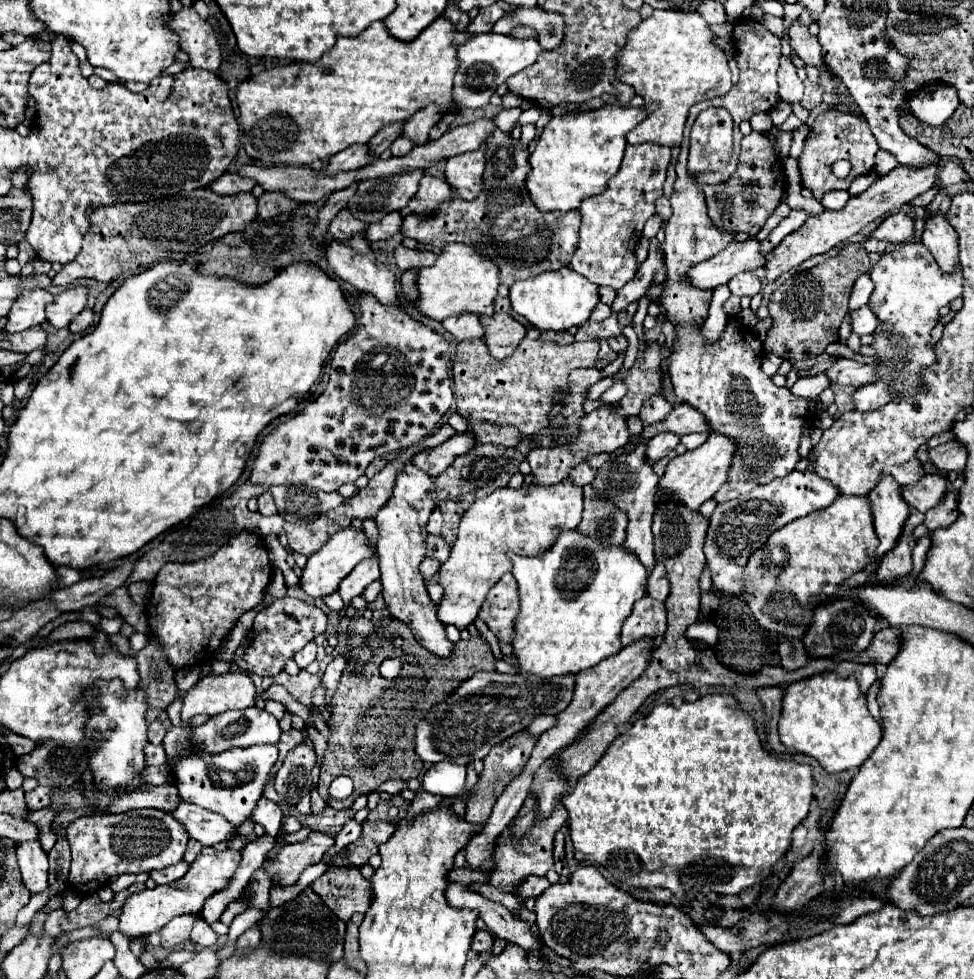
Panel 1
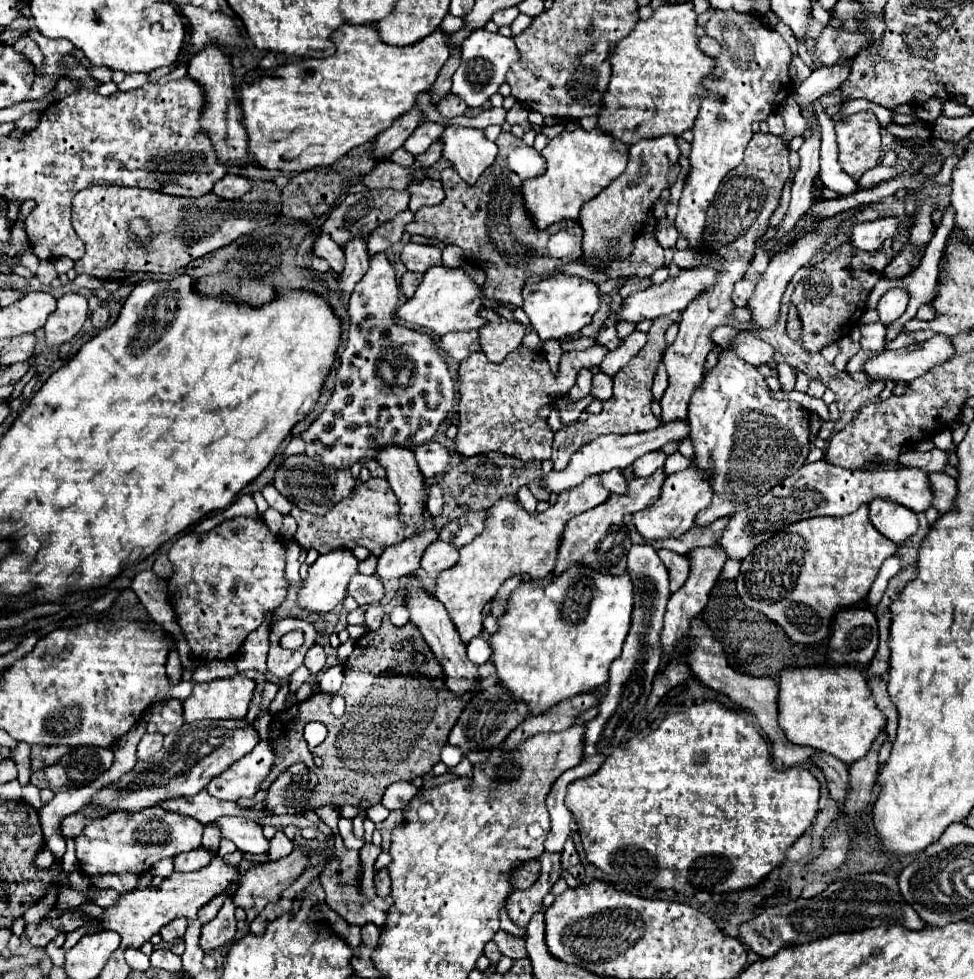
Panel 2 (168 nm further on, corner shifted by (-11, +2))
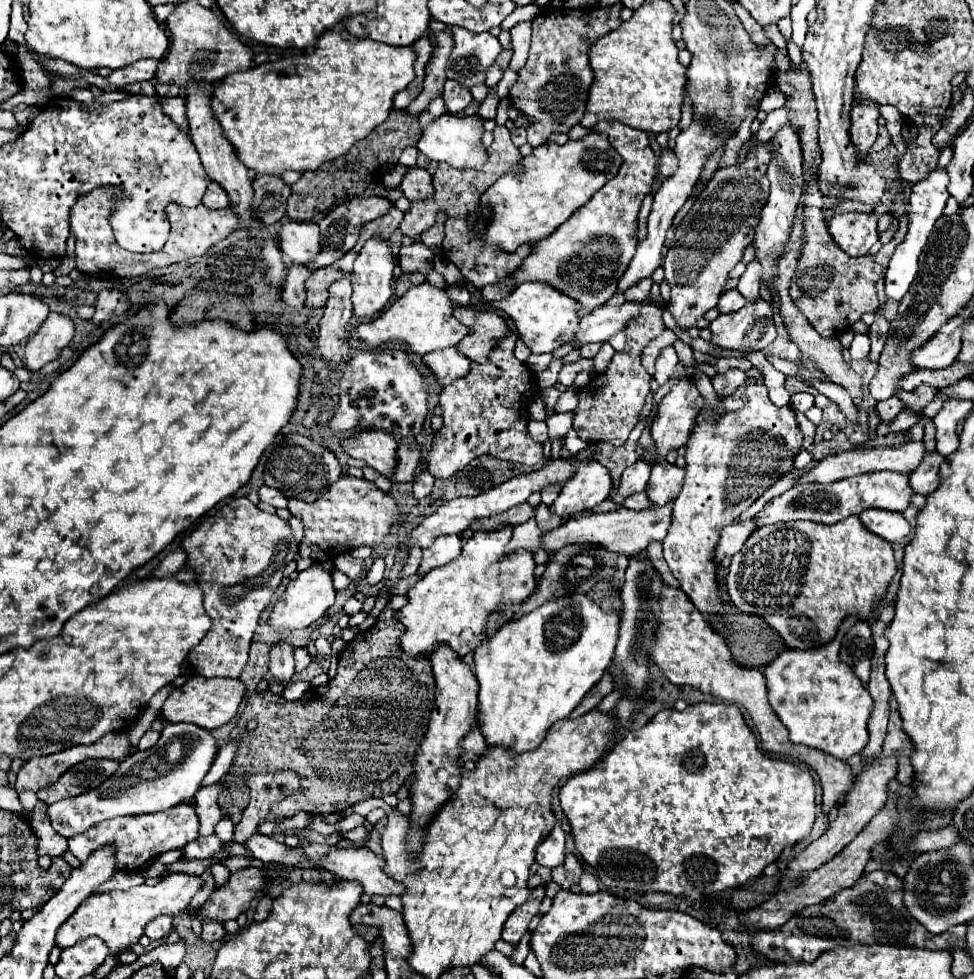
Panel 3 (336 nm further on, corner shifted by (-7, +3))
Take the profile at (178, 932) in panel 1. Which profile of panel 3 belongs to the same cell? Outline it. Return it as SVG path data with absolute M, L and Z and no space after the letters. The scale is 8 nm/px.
M157 917L155 921L151 921L145 929L145 935L149 939L163 939L173 931L173 917Z

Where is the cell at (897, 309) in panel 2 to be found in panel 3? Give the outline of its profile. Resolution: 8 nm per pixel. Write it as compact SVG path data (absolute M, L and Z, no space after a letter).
M935 169L935 173L931 173L931 177L919 181L913 185L911 189L911 207L909 207L909 231L905 235L905 241L895 249L893 253L893 259L887 267L887 277L885 277L885 293L889 299L893 301L901 301L905 297L905 293L909 291L911 283L915 281L917 277L917 271L919 271L919 255L929 239L929 233L933 229L933 223L937 221L937 217L943 213L943 207L949 199L949 193L947 193L947 185L949 185L949 177L943 169Z

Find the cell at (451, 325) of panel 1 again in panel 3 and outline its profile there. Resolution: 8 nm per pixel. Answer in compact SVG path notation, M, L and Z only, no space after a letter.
M445 347L445 349L431 351L423 357L423 363L431 367L435 377L443 385L449 385L451 381L463 377L471 367L471 361L463 353L459 353L457 347Z

